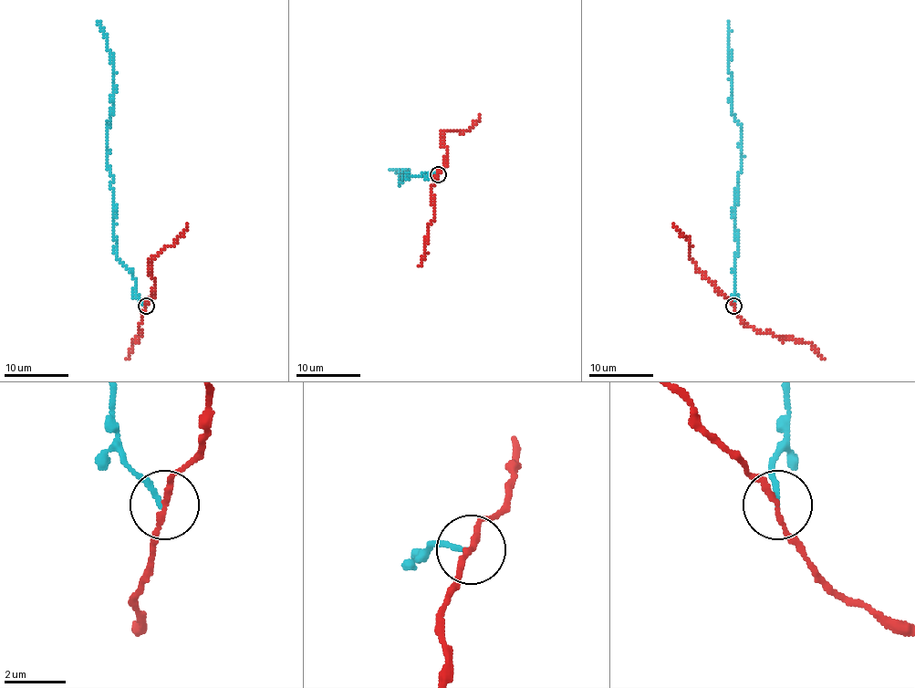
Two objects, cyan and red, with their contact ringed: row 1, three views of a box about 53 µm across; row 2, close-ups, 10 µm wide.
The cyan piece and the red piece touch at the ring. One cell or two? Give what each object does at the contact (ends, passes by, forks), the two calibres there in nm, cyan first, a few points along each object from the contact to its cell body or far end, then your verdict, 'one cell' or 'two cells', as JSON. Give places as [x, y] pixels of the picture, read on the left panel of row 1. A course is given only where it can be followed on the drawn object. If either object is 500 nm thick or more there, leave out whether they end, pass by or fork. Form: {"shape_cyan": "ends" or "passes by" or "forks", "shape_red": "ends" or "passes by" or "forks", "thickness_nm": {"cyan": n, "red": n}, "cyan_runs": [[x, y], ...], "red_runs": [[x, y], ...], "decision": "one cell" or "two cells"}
{"shape_cyan": "ends", "shape_red": "passes by", "thickness_nm": {"cyan": 140, "red": 160}, "cyan_runs": [[144, 307], [136, 294], [133, 273], [116, 254], [114, 192], [106, 153], [114, 68], [99, 20]], "red_runs": [[146, 307], [154, 290], [150, 262], [177, 241], [186, 229], [186, 223]], "decision": "two cells"}

